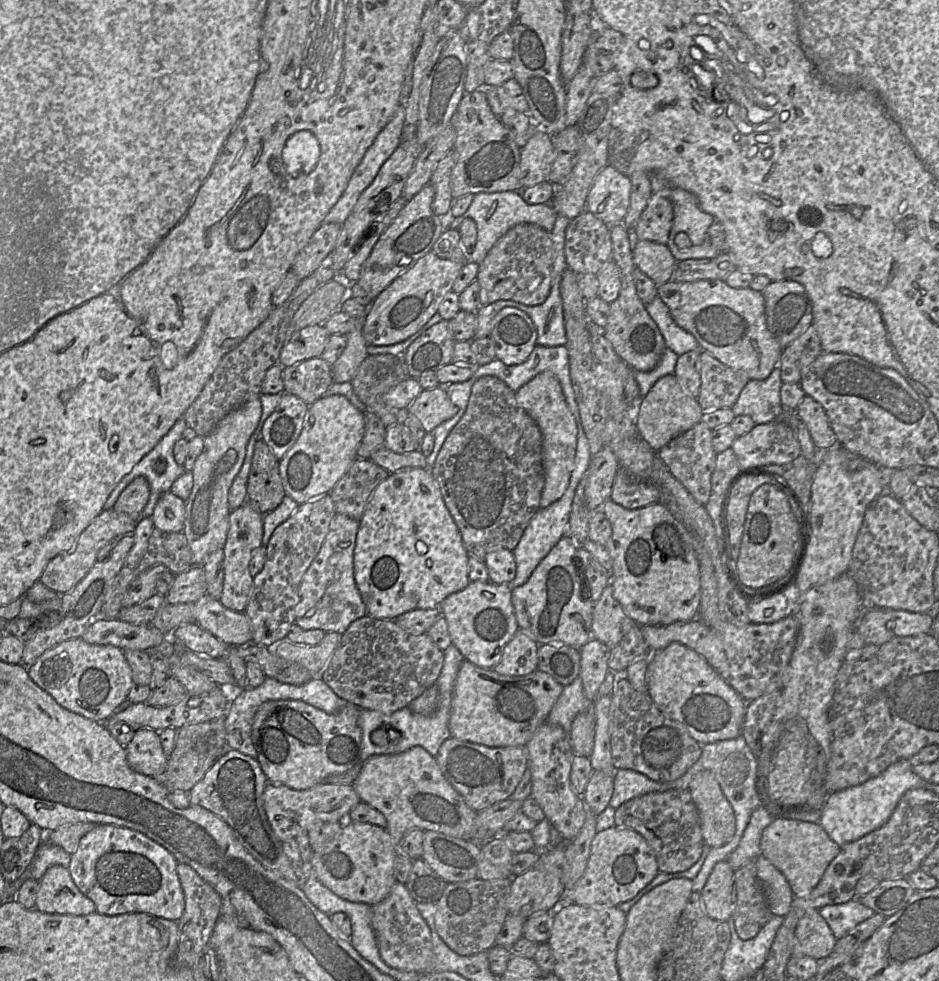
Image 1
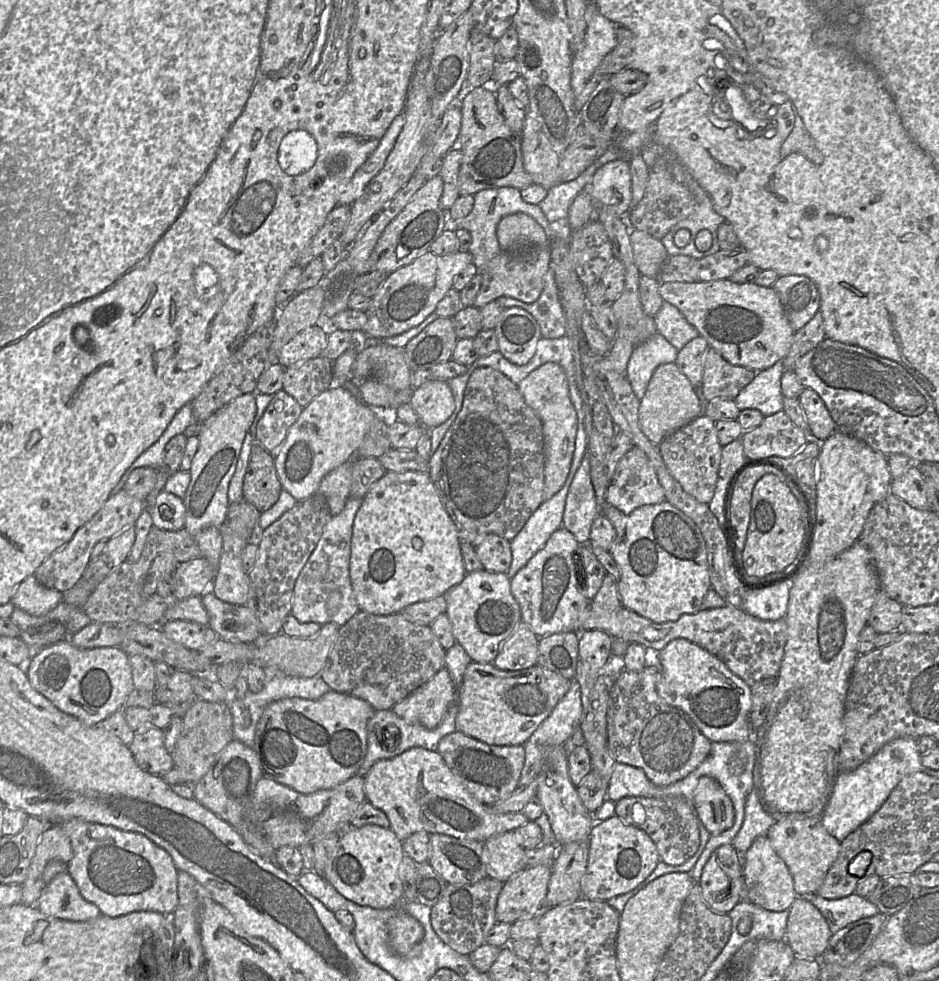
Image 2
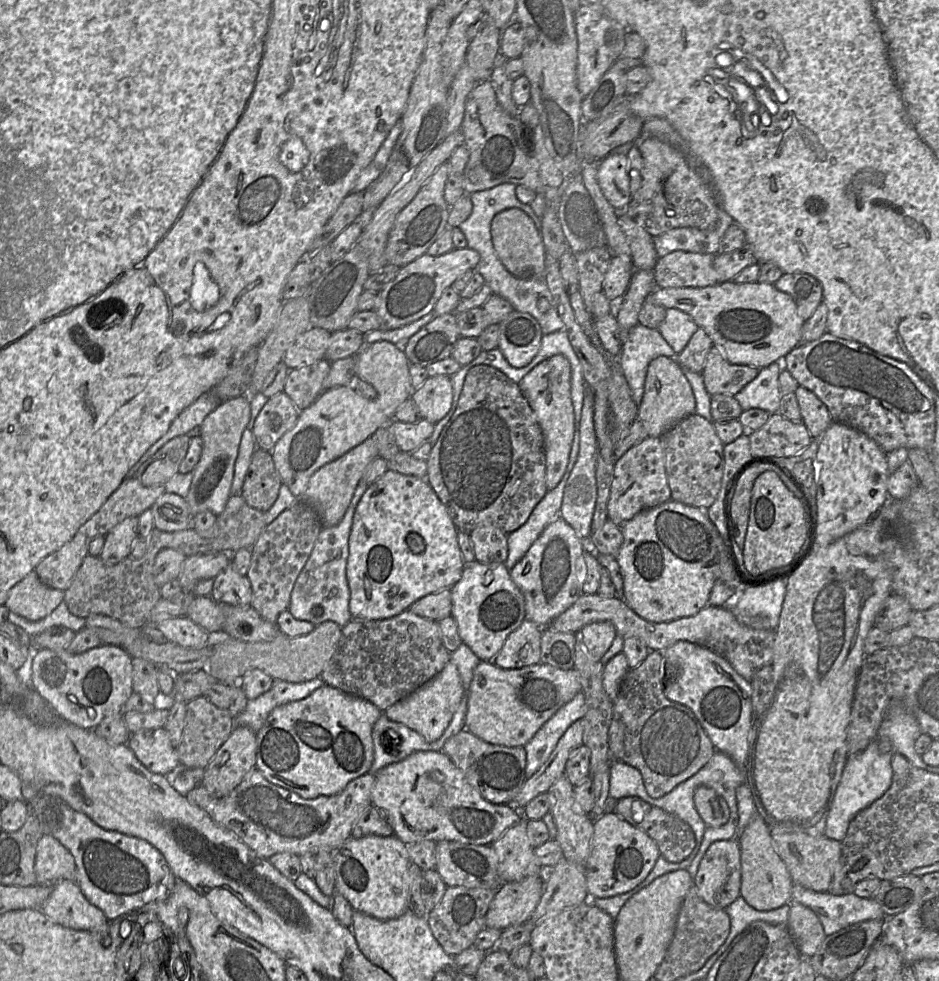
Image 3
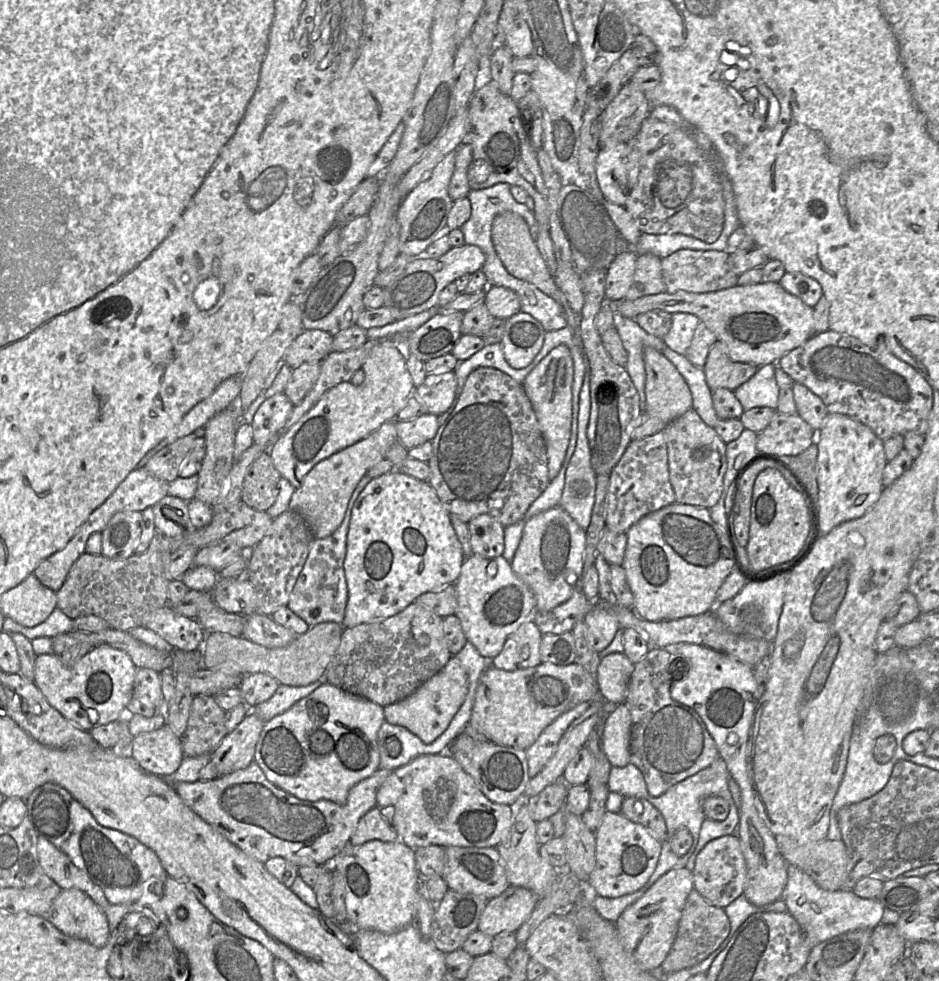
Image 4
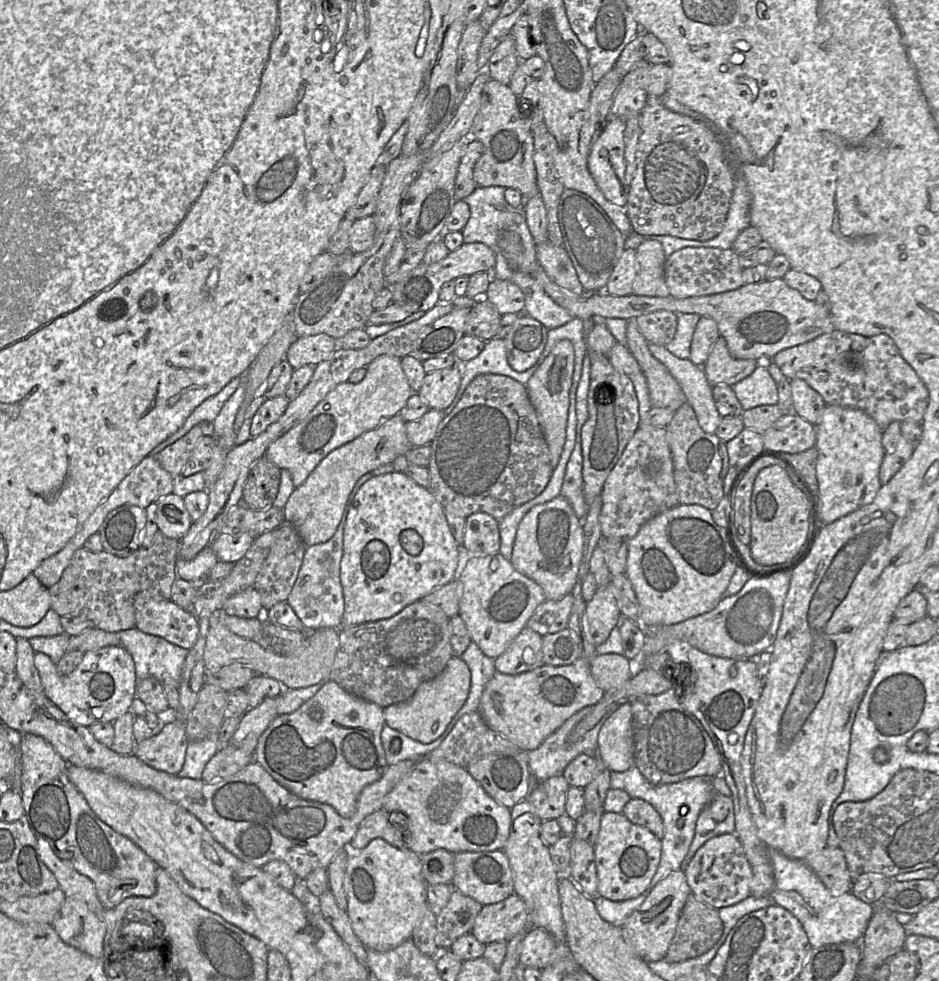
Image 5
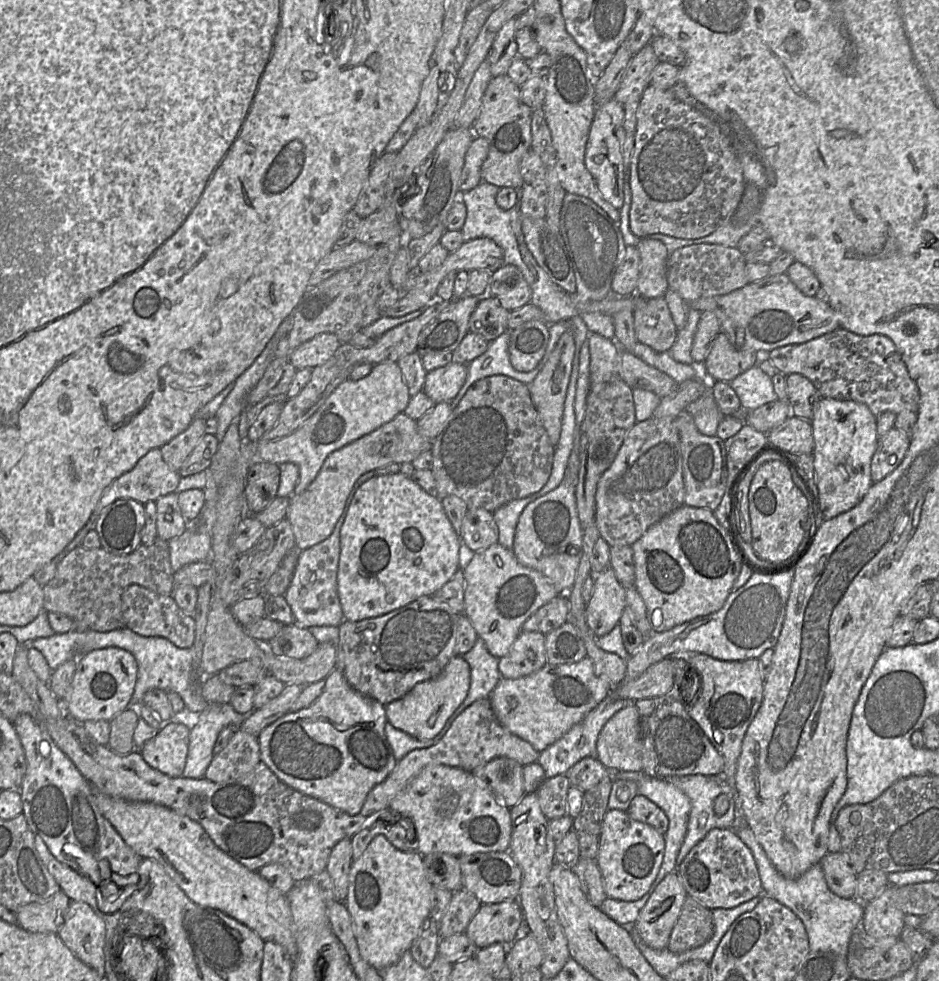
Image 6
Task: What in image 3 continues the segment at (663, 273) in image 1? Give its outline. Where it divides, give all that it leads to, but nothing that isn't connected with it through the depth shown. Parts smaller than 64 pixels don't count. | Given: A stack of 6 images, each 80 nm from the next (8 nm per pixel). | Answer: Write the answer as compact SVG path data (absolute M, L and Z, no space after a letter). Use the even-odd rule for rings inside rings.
M624 211L618 213L618 223L627 237L635 269L654 270L658 255L653 236L639 226Z

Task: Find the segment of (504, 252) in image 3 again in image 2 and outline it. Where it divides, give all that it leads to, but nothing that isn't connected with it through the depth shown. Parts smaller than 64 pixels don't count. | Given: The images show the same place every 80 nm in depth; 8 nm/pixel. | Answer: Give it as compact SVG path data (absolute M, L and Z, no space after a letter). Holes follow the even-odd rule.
M525 213L504 216L497 225L496 233L499 245L504 251L549 245L547 232Z

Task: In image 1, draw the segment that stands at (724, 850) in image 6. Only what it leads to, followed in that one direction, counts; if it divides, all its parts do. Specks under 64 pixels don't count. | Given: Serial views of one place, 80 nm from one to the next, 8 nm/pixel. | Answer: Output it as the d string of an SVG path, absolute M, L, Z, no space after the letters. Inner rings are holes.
M727 860L716 863L701 891L706 914L718 921L728 921L736 904L735 870Z

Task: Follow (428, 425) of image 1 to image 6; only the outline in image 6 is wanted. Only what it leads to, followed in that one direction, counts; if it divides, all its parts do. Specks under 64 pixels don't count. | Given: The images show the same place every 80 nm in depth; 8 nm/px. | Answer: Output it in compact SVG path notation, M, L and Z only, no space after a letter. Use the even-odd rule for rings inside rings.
M459 359L427 372L423 390L435 403L451 402L467 378L467 363Z

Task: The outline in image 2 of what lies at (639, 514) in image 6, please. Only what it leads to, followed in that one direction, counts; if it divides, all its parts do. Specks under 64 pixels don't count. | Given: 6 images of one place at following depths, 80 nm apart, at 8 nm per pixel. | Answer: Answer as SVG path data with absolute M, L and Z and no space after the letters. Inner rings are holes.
M632 447L618 462L606 492L606 504L624 514L643 505L666 501L656 471L646 454Z

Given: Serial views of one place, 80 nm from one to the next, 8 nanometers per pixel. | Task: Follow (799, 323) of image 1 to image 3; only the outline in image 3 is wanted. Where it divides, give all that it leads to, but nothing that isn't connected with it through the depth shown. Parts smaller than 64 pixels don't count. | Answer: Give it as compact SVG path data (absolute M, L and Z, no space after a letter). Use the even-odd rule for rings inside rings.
M783 273L773 284L778 290L788 293L793 298L798 314L805 321L810 318L823 301L822 285L810 274Z

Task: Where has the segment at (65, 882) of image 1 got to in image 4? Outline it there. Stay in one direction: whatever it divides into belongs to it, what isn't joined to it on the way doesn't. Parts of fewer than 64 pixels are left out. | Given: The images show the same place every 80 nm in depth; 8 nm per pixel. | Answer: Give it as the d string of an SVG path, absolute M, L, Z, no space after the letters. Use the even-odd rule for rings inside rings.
M63 889L54 899L47 919L65 935L102 948L110 936L108 919L102 909L83 891Z

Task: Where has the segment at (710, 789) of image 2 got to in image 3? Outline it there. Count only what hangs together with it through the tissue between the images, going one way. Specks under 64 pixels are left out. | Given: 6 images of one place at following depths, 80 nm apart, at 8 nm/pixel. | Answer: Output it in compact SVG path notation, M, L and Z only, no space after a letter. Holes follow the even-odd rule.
M700 785L694 791L695 808L707 827L719 827L729 819L725 799L710 787Z

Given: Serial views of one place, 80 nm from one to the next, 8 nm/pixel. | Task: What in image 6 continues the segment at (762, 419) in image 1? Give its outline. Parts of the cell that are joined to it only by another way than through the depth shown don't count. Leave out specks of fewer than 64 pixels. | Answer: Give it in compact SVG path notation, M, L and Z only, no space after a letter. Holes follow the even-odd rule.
M758 366L747 369L729 383L736 392L744 411L751 411L778 399L772 378Z

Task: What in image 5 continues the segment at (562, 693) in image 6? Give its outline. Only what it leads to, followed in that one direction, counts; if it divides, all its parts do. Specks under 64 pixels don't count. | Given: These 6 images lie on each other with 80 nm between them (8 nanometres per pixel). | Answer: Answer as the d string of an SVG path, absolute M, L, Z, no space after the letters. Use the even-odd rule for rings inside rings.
M578 658L570 665L542 665L518 675L496 672L484 687L478 712L486 725L521 751L537 749L568 718L579 710L594 706L605 692L595 682L590 663Z

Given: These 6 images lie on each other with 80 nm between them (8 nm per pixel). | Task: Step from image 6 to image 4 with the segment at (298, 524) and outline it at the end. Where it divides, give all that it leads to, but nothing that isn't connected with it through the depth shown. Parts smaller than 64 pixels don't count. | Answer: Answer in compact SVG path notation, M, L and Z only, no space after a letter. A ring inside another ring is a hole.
M396 421L385 422L368 437L321 460L305 476L302 486L295 490L289 510L304 518L315 538L326 538L340 526L359 481L374 465L386 458L389 448L398 441L395 424Z

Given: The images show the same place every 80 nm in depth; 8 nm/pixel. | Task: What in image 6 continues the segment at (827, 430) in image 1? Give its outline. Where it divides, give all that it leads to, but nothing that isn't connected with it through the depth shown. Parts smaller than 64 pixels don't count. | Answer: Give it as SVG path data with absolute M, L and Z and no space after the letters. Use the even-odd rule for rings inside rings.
M799 373L785 376L791 414L810 421L814 412L814 404L821 396L807 377Z

